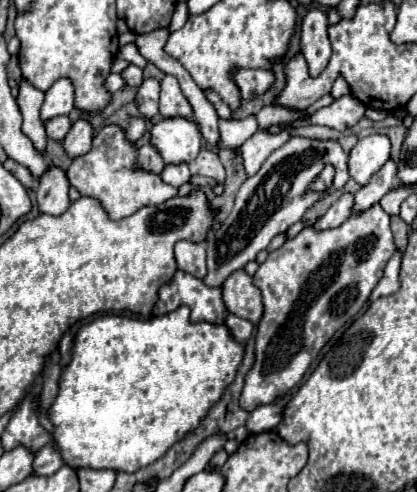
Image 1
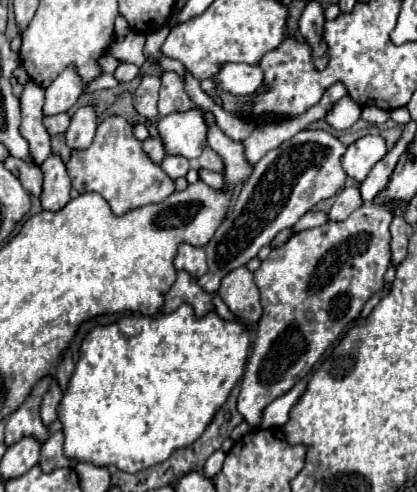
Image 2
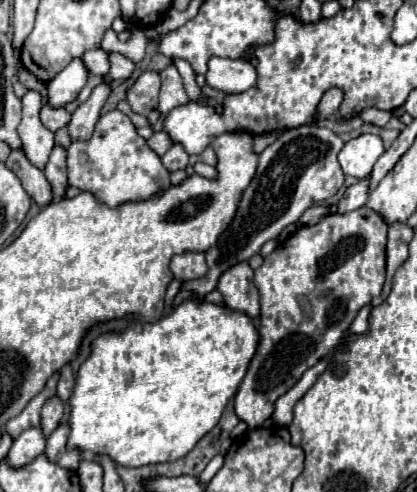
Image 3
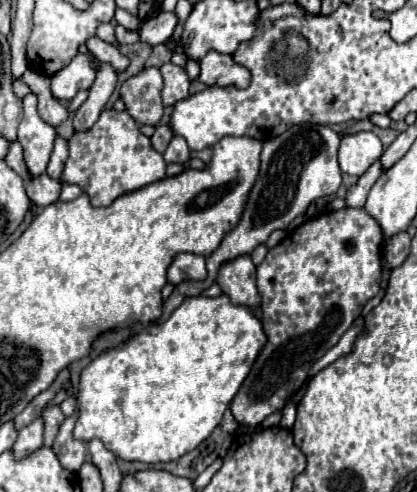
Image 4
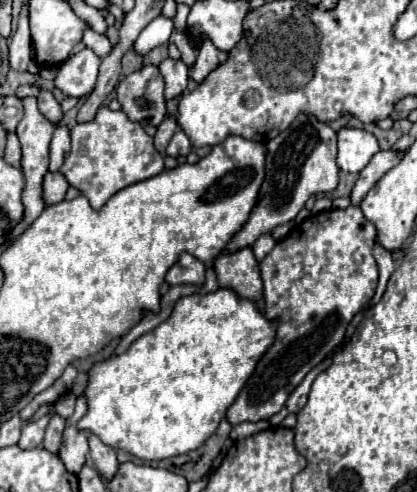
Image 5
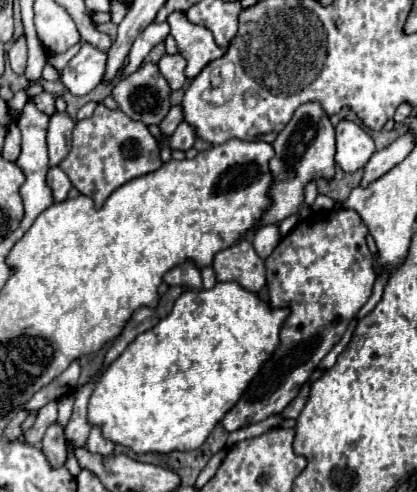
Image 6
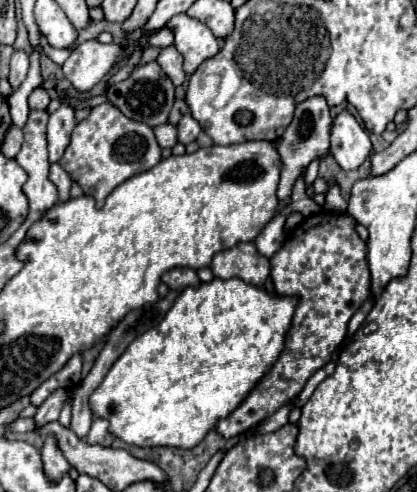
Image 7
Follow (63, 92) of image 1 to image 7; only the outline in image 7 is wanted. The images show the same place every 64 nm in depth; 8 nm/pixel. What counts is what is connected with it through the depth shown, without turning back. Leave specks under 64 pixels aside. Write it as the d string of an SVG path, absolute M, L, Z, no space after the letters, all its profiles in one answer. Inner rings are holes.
M88 40L74 48L62 72L78 92L88 92L112 70L112 64L116 64L116 44Z

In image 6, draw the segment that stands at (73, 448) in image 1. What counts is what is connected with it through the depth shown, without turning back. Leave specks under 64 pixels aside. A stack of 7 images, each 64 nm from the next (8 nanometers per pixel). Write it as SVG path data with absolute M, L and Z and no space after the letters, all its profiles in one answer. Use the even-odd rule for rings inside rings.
M218 282L212 290L202 290L200 294L196 292L184 292L176 302L172 312L160 322L156 324L152 330L136 336L136 340L112 362L104 368L104 372L100 374L92 396L90 396L90 404L88 404L88 424L90 426L98 426L102 430L102 436L114 444L122 444L130 450L134 450L136 454L170 454L174 450L178 452L186 452L186 450L196 450L204 444L204 440L210 436L210 432L214 430L214 426L224 418L224 414L238 402L238 398L242 396L242 392L246 390L246 386L250 384L250 380L256 376L256 372L260 370L260 366L264 364L264 360L268 360L268 356L276 350L278 344L278 332L280 332L280 324L284 324L284 308L280 310L270 310L266 302L262 302L256 294L244 290L242 286L238 286L236 282Z

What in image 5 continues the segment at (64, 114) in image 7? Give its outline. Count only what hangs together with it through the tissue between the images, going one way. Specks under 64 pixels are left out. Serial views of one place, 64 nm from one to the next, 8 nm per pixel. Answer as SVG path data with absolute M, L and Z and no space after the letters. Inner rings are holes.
M56 126L54 138L50 144L50 172L60 170L68 152L70 152L70 132L64 126Z

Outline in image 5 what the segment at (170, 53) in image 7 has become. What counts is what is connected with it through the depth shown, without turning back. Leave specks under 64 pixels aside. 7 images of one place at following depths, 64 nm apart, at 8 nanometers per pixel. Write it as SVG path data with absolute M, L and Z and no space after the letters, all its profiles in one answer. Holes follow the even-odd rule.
M166 58L160 64L160 72L162 72L164 82L166 82L166 90L164 90L166 100L178 98L186 92L186 88L188 88L188 68L182 60L176 62L172 58Z

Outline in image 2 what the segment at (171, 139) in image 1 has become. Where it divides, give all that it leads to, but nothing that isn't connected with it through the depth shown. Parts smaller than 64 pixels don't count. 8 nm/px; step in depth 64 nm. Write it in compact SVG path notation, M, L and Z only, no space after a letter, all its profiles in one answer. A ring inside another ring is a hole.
M202 110L174 112L158 120L158 134L168 156L198 158L206 146L206 122Z

